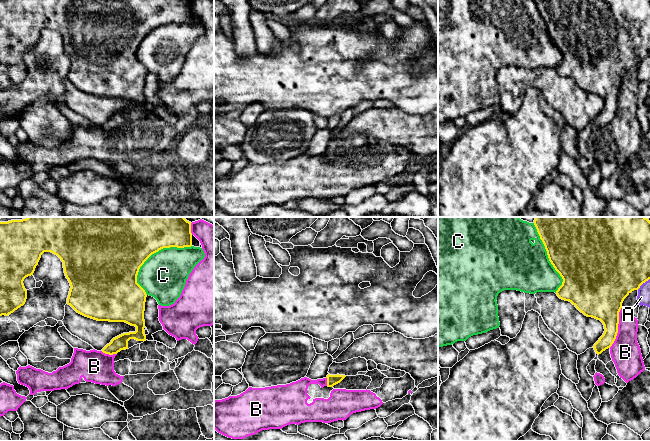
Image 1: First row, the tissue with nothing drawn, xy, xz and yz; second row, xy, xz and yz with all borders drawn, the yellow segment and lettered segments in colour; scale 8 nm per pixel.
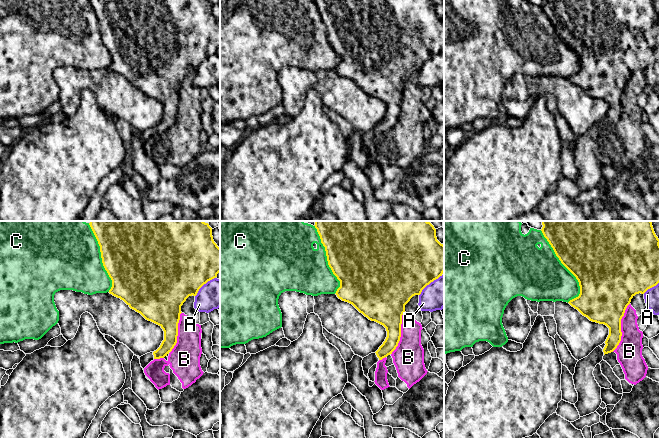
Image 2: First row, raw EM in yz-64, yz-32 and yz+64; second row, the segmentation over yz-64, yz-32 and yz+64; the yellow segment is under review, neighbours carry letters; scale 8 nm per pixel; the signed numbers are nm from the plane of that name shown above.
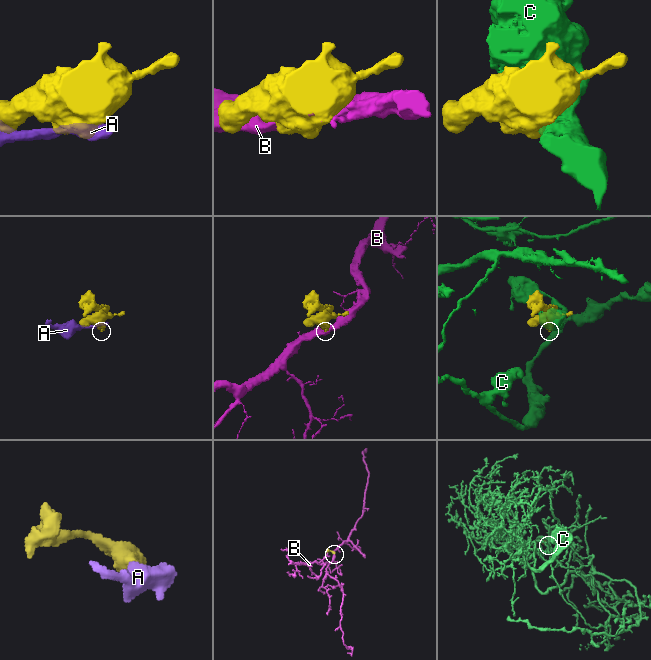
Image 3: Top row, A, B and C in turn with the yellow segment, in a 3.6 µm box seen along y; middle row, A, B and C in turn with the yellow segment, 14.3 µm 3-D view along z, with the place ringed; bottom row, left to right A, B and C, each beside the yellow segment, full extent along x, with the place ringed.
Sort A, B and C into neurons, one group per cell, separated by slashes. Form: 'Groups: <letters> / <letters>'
Groups: A / B / C

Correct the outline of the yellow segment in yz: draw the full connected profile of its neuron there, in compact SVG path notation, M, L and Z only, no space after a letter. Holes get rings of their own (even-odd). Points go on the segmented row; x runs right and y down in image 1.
M535 217L534 225L549 261L563 279L562 285L556 291L557 296L571 302L585 316L600 320L604 325L605 331L594 346L578 355L580 380L576 386L582 397L588 401L596 384L587 366L597 354L601 354L614 343L624 299L650 279L650 221L646 217Z

